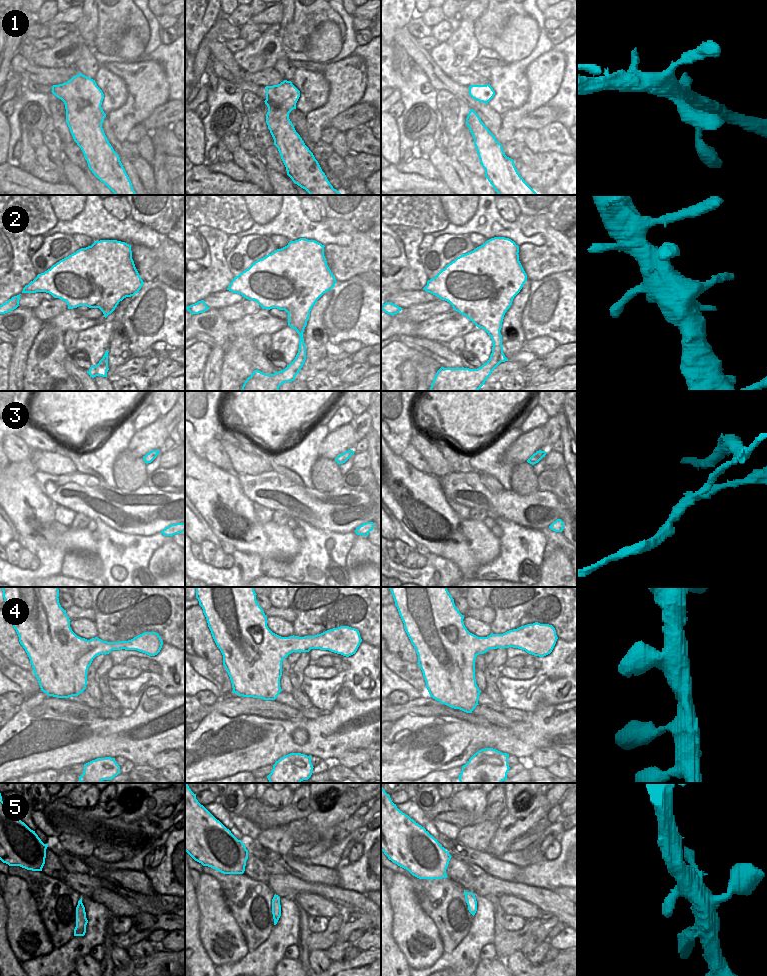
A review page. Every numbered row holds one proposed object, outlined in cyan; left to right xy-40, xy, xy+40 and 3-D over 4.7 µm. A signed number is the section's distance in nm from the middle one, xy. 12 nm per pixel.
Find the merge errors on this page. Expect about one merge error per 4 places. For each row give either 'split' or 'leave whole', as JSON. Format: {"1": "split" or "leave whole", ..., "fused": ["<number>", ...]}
{"1": "leave whole", "2": "leave whole", "3": "split", "4": "leave whole", "5": "leave whole", "fused": ["3"]}

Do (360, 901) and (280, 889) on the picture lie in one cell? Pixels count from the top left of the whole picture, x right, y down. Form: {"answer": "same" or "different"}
{"answer": "same"}

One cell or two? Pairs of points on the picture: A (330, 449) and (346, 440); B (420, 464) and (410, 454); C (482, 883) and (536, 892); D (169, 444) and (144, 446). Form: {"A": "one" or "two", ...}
{"A": "one", "B": "one", "C": "one", "D": "two"}

